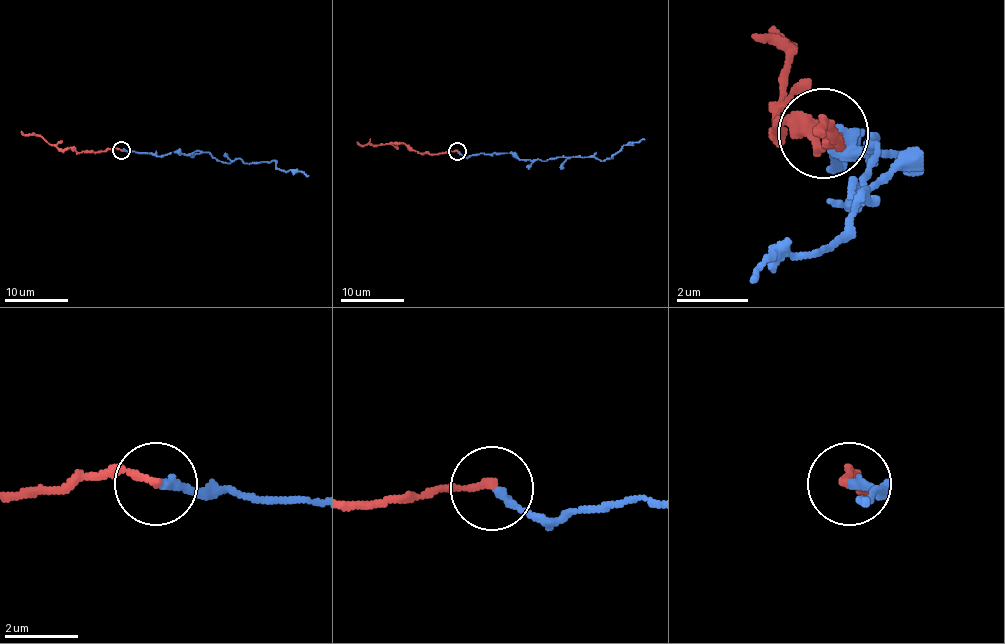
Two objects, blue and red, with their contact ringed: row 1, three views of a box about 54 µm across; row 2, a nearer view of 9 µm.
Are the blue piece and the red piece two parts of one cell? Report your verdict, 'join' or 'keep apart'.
join

